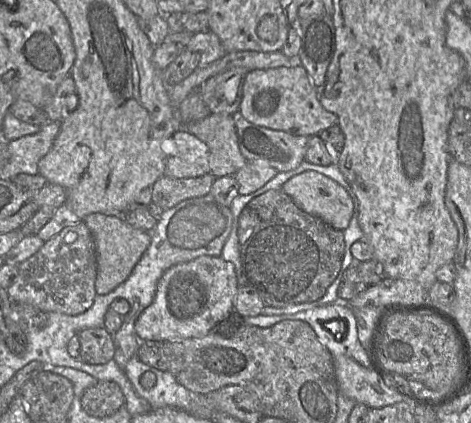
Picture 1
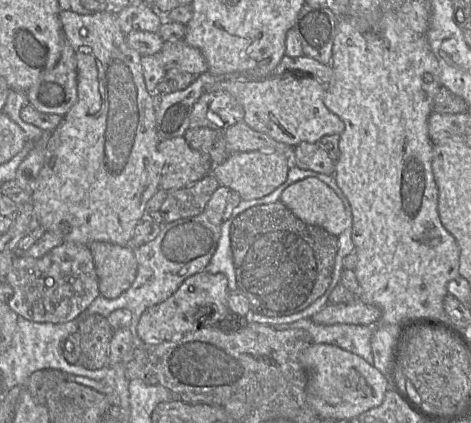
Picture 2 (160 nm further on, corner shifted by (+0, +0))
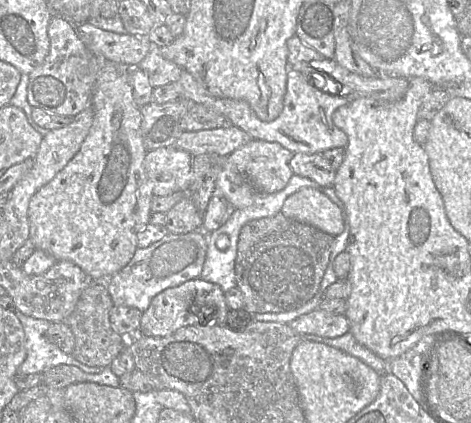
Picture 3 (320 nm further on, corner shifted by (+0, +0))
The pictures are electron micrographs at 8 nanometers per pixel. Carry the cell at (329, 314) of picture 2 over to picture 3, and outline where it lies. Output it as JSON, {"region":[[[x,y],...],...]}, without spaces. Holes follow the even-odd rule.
{"region":[[[316,309],[288,324],[299,335],[316,335],[337,338],[349,332],[350,326],[345,315],[333,315]]]}

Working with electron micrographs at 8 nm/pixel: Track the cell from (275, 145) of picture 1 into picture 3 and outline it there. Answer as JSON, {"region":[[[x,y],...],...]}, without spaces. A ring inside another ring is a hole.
{"region":[[[233,125],[196,132],[183,132],[173,146],[190,155],[227,157],[252,140],[252,137]]]}

